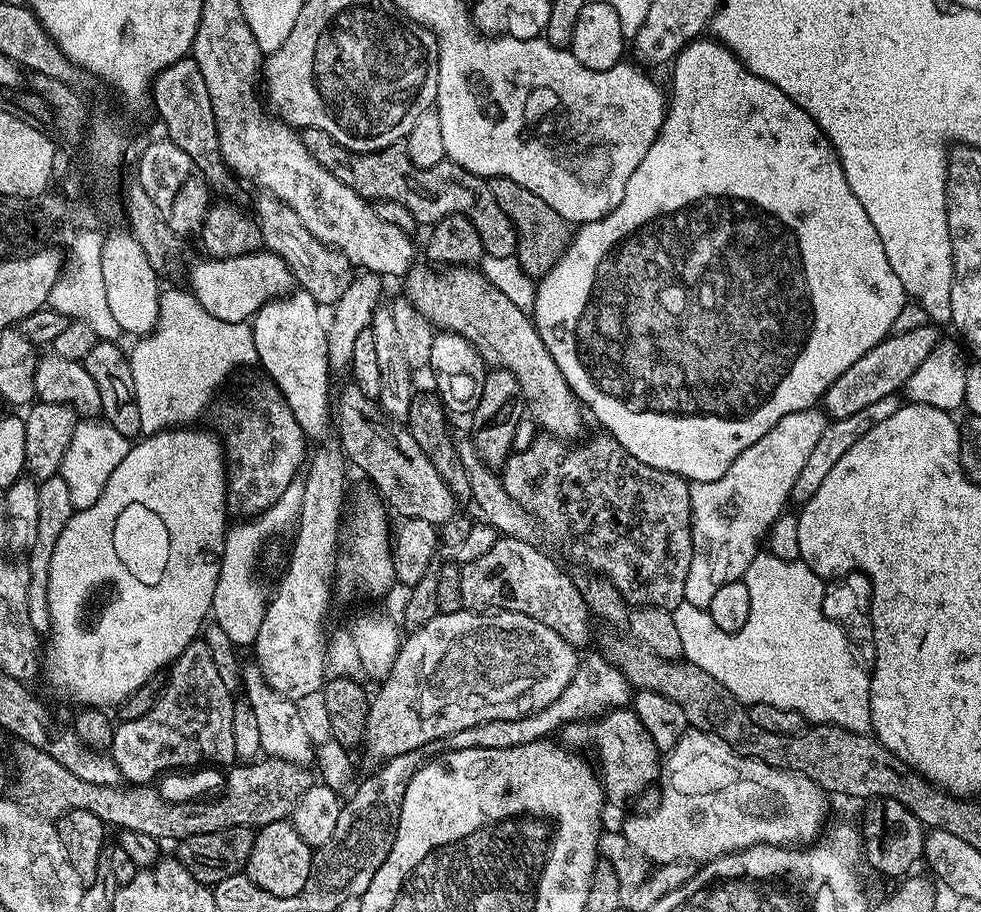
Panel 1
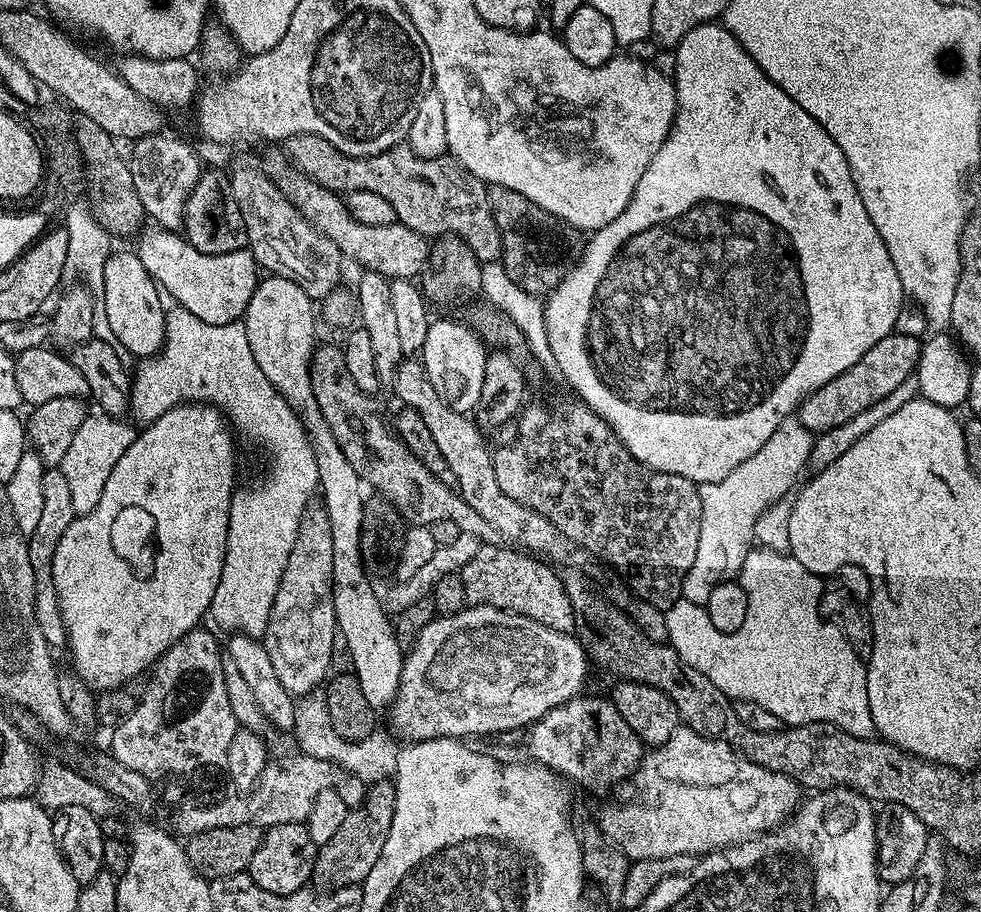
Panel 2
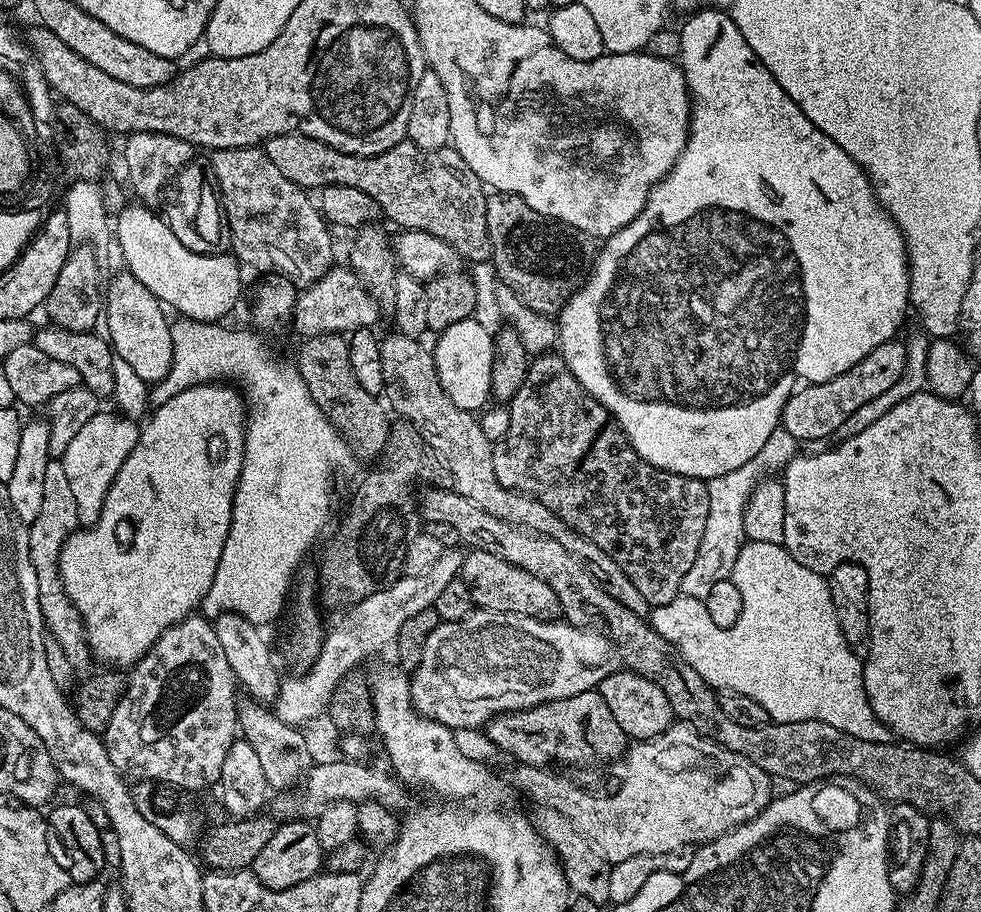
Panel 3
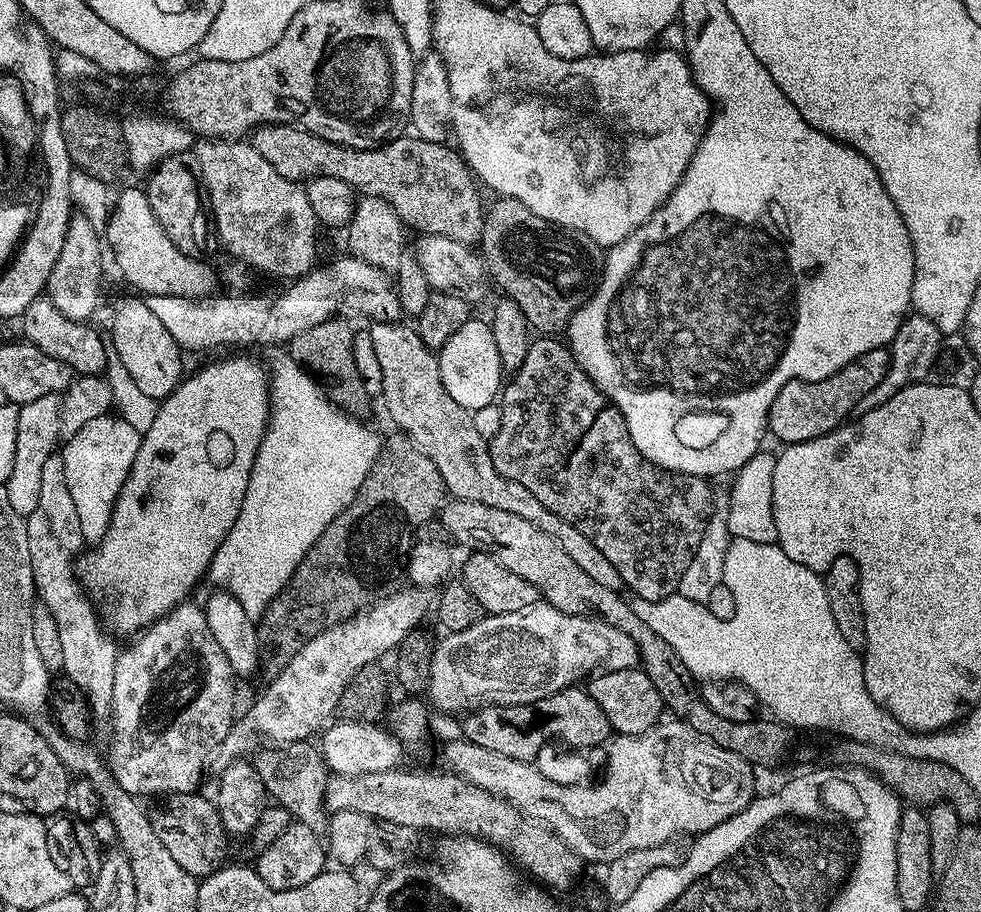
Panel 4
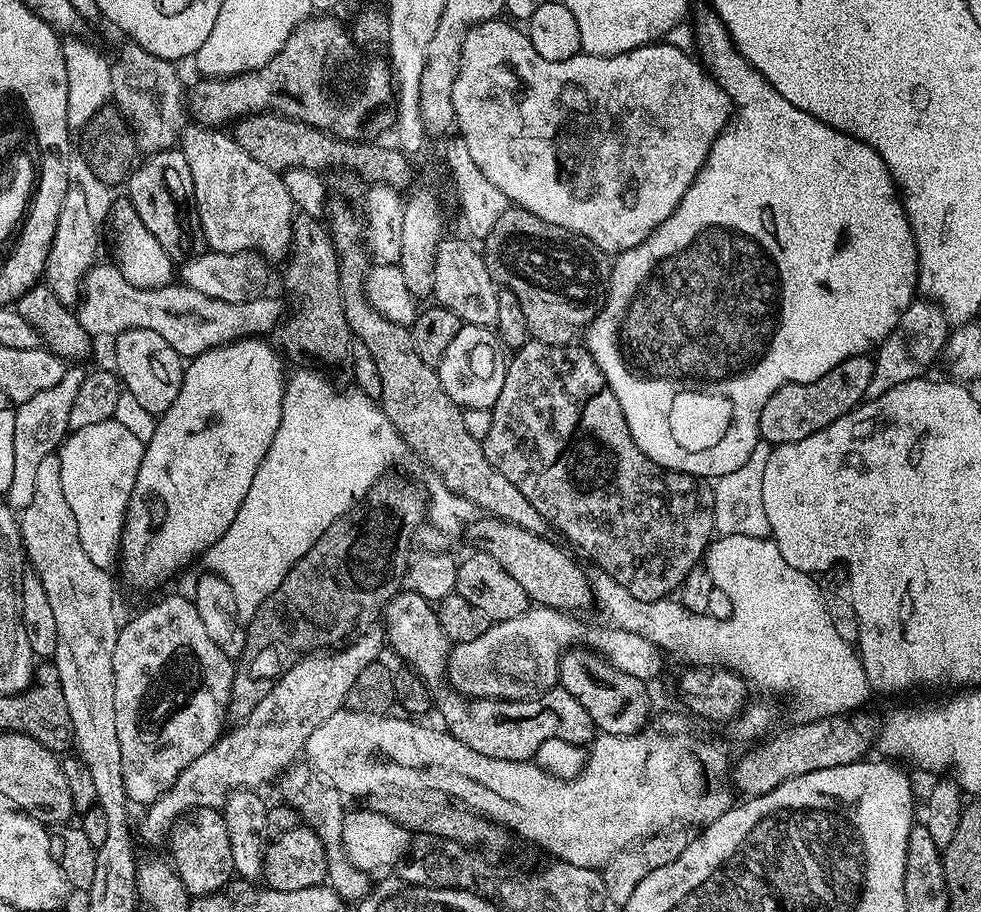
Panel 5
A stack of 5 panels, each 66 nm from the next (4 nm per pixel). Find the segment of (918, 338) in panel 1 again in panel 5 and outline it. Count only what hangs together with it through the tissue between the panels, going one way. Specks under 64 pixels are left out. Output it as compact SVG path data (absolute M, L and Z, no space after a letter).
M865 354L846 358L834 370L822 374L814 382L783 384L762 406L760 415L760 440L773 446L793 444L826 426L838 422L850 410L858 407L866 397L866 386L874 378L874 360Z

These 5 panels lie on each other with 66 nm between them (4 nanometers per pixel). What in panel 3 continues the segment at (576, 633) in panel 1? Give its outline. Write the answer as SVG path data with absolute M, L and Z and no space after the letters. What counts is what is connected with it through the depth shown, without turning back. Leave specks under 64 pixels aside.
M469 551L465 555L459 575L470 590L473 605L485 612L509 612L537 618L552 618L560 611L558 598L554 598L554 590L550 590L550 586L546 586L542 578L534 578L534 574L522 570L522 566L514 566L502 558L494 558L494 554Z

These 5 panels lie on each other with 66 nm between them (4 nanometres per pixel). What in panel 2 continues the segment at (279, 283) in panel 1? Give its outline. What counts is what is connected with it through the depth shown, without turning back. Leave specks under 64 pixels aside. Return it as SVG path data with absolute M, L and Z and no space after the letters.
M152 226L149 232L141 231L139 240L140 245L135 245L134 251L142 266L146 266L167 295L169 292L176 299L179 307L211 324L235 324L243 317L258 283L258 265L251 251L239 248L230 254L202 254L179 231L163 226Z

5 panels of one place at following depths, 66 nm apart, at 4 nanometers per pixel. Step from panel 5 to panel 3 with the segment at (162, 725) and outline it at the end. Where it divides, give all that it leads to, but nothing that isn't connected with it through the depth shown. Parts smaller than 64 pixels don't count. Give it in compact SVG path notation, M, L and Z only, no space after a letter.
M203 614L180 620L158 637L152 649L137 664L131 665L130 672L132 680L130 676L102 733L110 762L125 777L133 776L131 779L136 782L151 780L157 785L173 784L188 792L211 789L222 774L222 762L226 762L232 741L238 736L236 675L230 670L230 662L226 662L226 654L218 643L215 623Z

